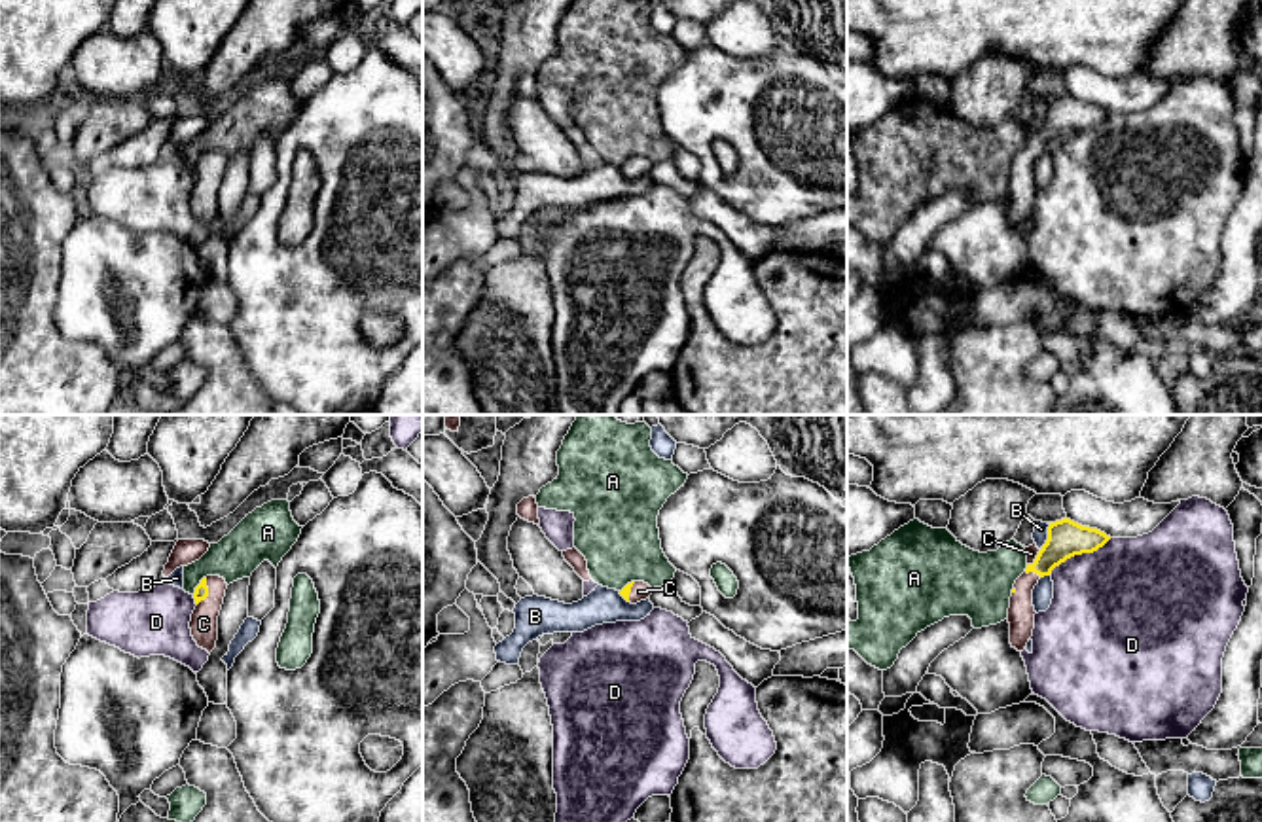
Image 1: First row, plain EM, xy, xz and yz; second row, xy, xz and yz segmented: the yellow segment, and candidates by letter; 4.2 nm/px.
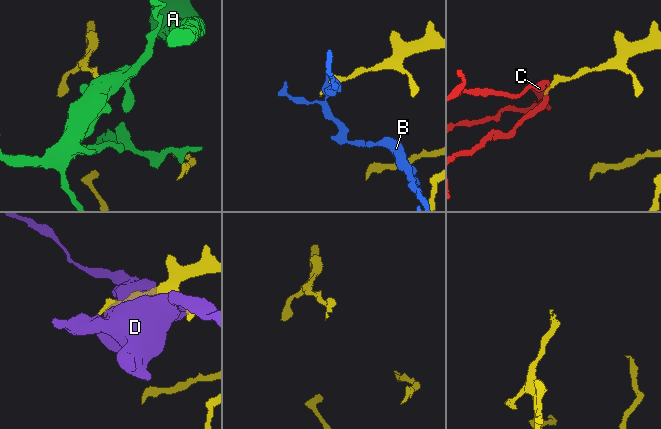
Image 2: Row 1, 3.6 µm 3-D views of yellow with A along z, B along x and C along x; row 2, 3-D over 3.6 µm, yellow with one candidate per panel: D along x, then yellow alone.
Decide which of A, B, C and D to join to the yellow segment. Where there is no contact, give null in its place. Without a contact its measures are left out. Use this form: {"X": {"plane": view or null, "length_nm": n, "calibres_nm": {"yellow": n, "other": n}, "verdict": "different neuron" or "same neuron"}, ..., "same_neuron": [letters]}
{"A": {"plane": "xy", "length_nm": 100, "calibres_nm": {"yellow": 60, "other": 190}, "verdict": "different neuron"}, "B": {"plane": "yz", "length_nm": 120, "calibres_nm": {"yellow": 160, "other": 60}, "verdict": "different neuron"}, "C": {"plane": "xy", "length_nm": 130, "calibres_nm": {"yellow": 60, "other": 120}, "verdict": "same neuron"}, "D": {"plane": "yz", "length_nm": 320, "calibres_nm": {"yellow": 160, "other": 460}, "verdict": "different neuron"}, "same_neuron": ["C"]}

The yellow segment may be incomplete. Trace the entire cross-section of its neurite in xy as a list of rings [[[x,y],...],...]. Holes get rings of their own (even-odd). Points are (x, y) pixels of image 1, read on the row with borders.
[[[207,576],[195,587],[195,610],[191,614],[189,629],[199,648],[208,653],[216,648],[218,640],[218,616],[224,604],[227,583],[220,576]]]

